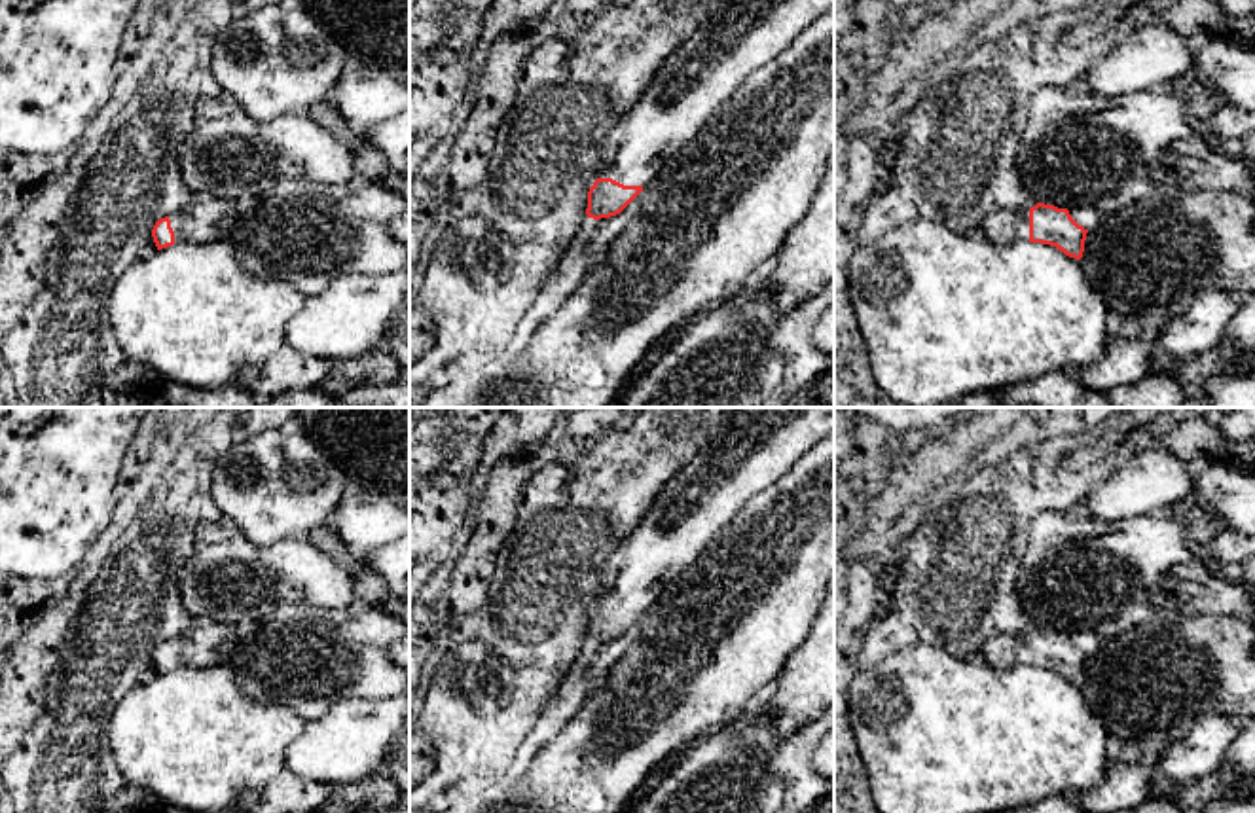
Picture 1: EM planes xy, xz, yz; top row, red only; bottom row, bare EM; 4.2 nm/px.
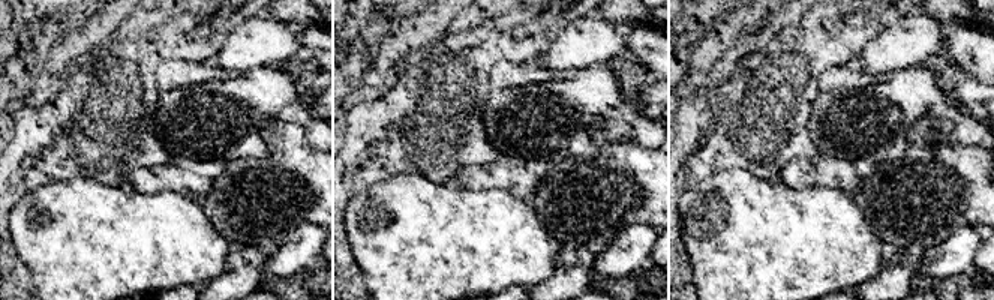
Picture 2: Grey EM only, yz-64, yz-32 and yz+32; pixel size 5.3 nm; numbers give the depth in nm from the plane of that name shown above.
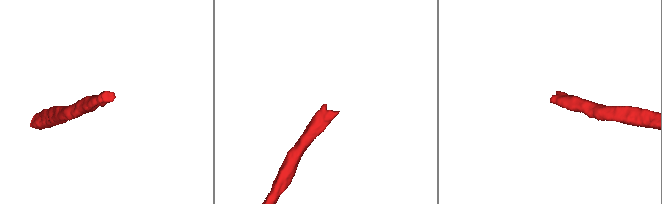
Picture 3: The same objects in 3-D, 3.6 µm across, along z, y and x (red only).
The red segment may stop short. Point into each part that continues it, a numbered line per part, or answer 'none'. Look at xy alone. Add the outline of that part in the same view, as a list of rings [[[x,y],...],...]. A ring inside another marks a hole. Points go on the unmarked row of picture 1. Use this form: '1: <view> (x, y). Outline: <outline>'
1: xy (207, 643). Outline: [[[197,620],[184,633],[169,641],[174,669],[227,663],[235,652],[241,629],[214,620]]]

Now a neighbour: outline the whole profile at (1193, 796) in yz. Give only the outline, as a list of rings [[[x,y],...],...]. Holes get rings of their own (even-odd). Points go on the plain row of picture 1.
[[[1225,766],[1217,773],[1204,779],[1177,783],[1158,775],[1153,785],[1153,796],[1173,800],[1183,813],[1206,813],[1211,800],[1251,796],[1255,781],[1240,775],[1234,768]]]

